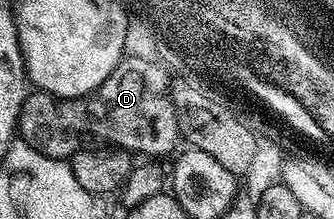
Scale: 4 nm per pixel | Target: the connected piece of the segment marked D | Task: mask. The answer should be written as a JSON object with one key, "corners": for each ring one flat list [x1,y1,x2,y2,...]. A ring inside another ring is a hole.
{"corners":[[127,55,113,73,101,81,98,89,87,95,59,99,47,91,32,90,25,105,21,105,18,138,45,157,64,161,88,145,98,144,95,143,98,139,103,142,100,144,114,145,128,153,140,151,143,157,163,155,167,146,175,147,179,141,181,143,181,124,179,112,173,109,173,82,162,67,163,63,155,59,143,60],[158,115,167,115,167,123,160,125,160,132,151,131]]}

